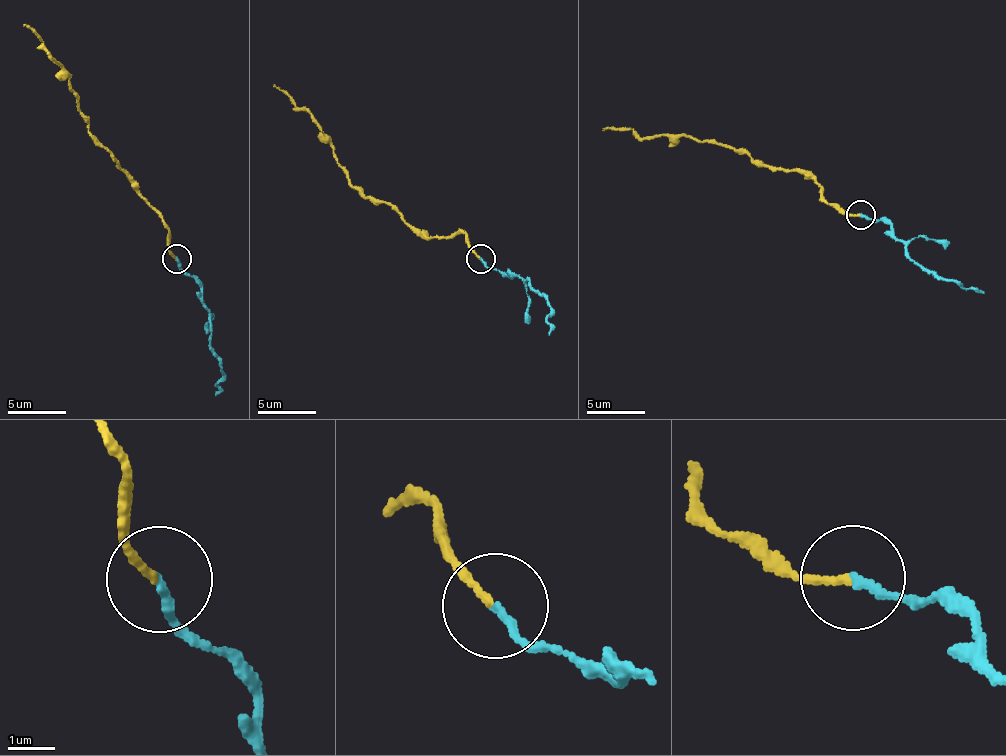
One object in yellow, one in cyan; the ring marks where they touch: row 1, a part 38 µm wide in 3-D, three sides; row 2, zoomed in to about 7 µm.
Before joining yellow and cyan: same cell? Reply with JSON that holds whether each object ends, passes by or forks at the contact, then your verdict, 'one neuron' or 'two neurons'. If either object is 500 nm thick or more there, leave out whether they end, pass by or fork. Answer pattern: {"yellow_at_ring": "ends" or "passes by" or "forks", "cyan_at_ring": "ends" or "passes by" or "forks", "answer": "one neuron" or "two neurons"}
{"yellow_at_ring": "ends", "cyan_at_ring": "ends", "answer": "one neuron"}

